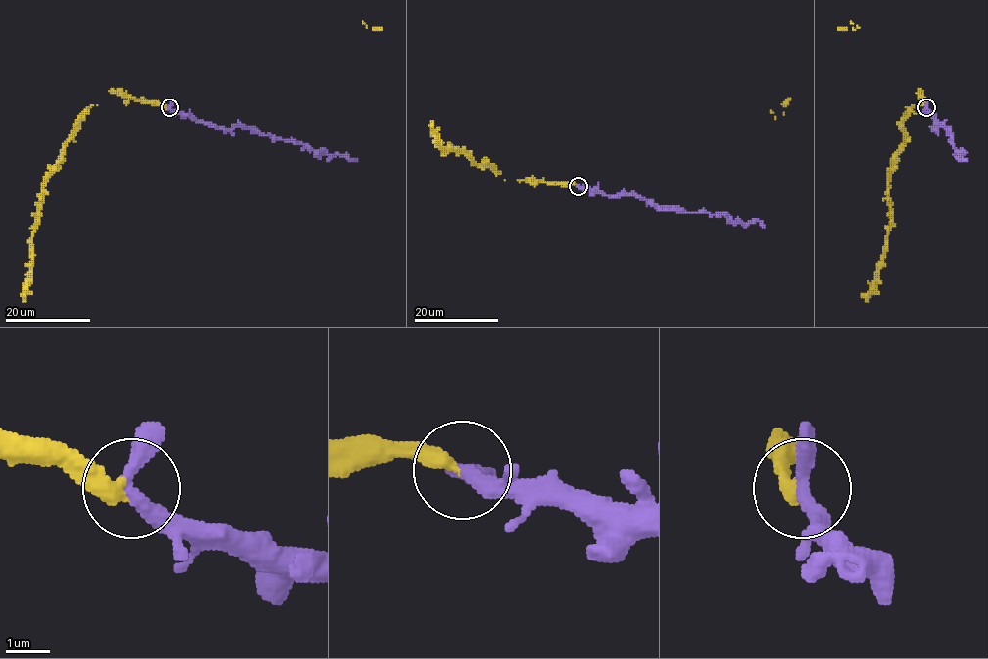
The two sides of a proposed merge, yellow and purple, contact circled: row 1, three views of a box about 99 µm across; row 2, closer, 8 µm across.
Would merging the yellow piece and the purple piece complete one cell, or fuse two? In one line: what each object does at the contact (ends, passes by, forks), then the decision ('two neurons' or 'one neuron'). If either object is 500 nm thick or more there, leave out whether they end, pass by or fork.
yellow ends there; purple passes by; one neuron

